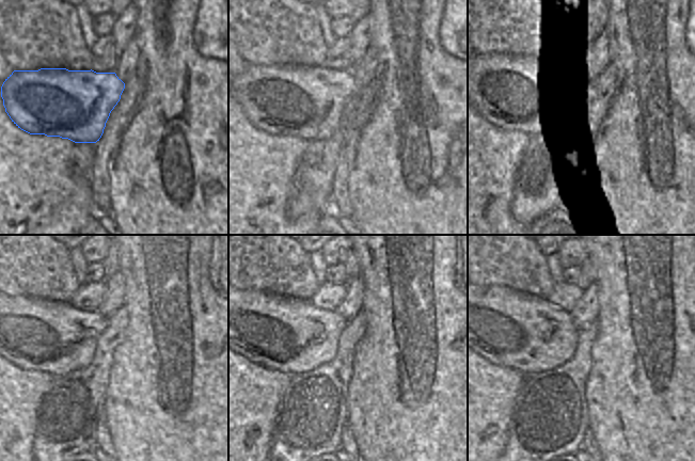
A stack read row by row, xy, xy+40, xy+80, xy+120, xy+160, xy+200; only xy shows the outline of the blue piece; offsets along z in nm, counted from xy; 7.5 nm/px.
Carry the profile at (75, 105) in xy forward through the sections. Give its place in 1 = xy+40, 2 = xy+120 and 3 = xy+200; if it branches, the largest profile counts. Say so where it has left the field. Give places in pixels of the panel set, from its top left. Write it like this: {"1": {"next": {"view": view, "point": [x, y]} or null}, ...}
{"1": {"next": {"view": "xy+40", "point": [306, 101]}}, "2": {"next": {"view": "xy+120", "point": [36, 334]}}, "3": {"next": {"view": "xy+200", "point": [511, 329]}}}

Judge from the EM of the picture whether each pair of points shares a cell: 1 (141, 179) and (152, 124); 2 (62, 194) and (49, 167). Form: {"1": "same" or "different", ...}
{"1": "same", "2": "same"}

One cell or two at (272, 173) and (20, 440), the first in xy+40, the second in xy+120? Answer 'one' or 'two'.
one

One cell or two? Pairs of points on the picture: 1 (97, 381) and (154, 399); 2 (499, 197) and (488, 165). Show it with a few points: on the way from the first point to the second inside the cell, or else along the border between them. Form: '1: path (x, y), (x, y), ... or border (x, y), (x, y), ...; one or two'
1: border (113, 360), (106, 392), (106, 401), (103, 407); two
2: path (491, 190), (488, 187), (488, 173); one

